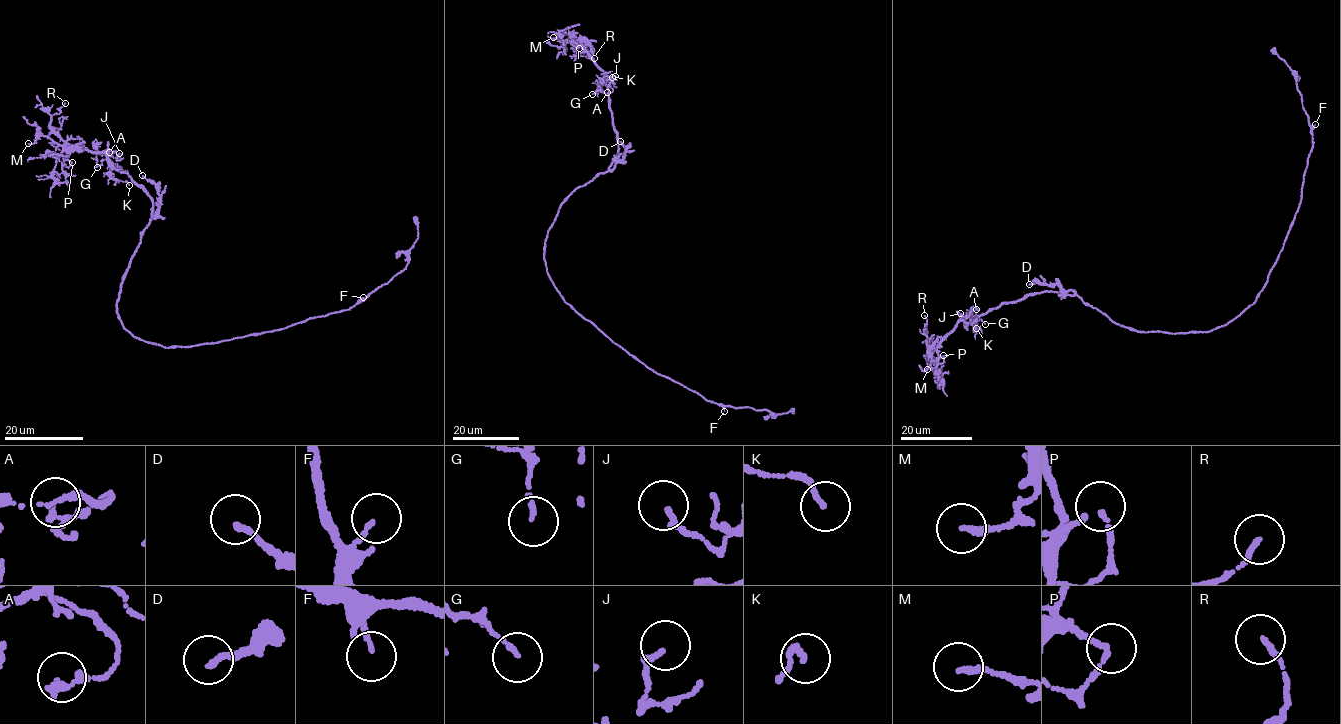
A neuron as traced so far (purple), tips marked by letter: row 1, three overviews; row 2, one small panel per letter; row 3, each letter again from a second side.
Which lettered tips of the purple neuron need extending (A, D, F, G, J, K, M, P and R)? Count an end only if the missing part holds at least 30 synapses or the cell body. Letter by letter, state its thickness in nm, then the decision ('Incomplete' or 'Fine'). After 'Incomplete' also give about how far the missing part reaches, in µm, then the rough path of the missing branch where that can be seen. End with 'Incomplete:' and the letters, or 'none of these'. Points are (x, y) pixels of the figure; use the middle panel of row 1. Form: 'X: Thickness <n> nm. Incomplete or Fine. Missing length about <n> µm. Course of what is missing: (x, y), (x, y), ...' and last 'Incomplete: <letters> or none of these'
A: Thickness 180 nm. Fine
D: Thickness 180 nm. Fine
F: Thickness 120 nm. Fine
G: Thickness 130 nm. Fine
J: Thickness 180 nm. Fine
K: Thickness 160 nm. Fine
M: Thickness 180 nm. Fine
P: Thickness 130 nm. Fine
R: Thickness 150 nm. Fine
Incomplete: none of these

